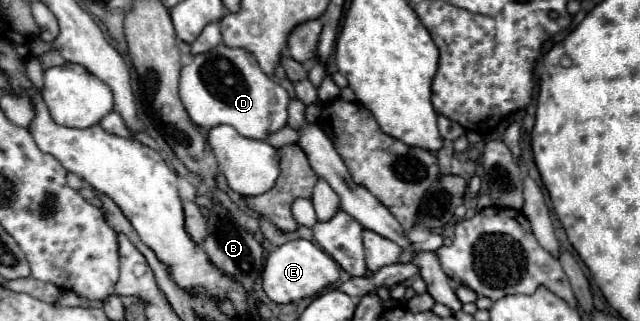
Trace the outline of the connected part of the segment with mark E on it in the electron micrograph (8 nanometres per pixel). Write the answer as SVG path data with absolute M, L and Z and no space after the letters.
M294 239L276 247L268 255L264 273L262 273L262 287L274 303L292 303L292 301L316 295L322 289L334 285L338 281L338 275L340 275L340 265L326 251L322 251L312 241Z

